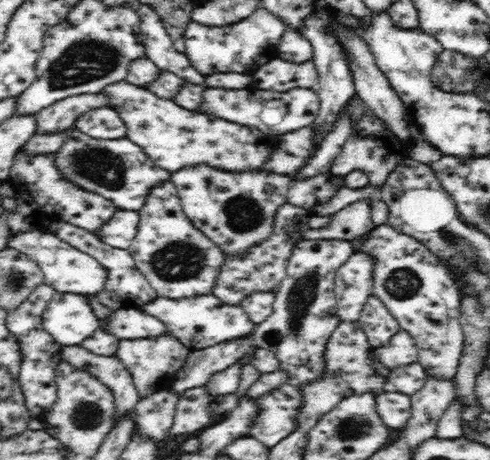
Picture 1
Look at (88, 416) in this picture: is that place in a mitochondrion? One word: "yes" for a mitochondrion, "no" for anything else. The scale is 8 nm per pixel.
yes

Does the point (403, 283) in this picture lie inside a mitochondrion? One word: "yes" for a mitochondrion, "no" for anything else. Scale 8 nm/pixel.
yes

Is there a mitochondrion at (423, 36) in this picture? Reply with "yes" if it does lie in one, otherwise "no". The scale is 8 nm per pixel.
no

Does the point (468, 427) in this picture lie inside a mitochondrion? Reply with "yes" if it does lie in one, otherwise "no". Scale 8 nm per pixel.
no

